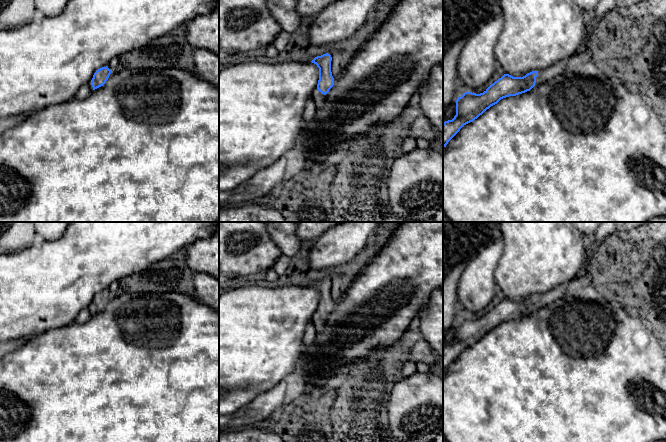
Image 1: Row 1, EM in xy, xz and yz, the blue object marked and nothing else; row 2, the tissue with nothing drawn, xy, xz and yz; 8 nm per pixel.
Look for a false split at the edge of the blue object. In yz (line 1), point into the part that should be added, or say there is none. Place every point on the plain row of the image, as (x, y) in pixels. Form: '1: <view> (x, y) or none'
1: yz (543, 300)

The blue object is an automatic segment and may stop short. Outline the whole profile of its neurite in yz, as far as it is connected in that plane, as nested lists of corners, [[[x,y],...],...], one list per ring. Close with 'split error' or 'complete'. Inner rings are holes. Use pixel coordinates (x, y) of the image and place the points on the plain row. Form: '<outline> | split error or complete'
[[[570,282],[563,283],[545,294],[532,295],[523,301],[504,298],[480,318],[463,317],[456,324],[456,339],[452,344],[443,347],[443,372],[464,349],[473,346],[501,323],[525,317],[564,298],[569,284]]] | split error

